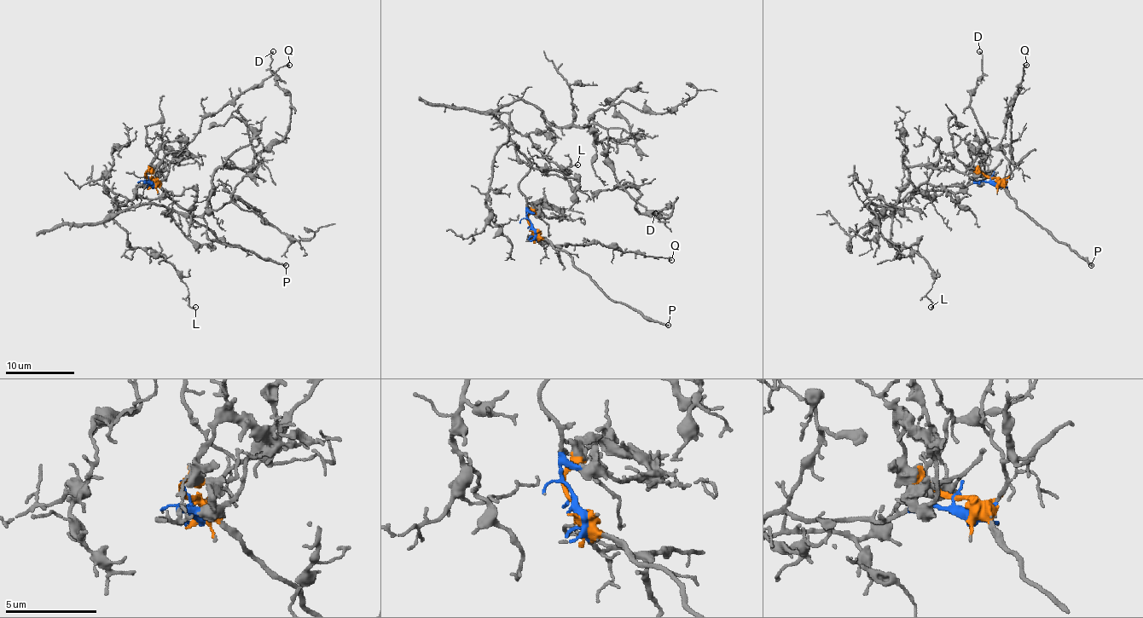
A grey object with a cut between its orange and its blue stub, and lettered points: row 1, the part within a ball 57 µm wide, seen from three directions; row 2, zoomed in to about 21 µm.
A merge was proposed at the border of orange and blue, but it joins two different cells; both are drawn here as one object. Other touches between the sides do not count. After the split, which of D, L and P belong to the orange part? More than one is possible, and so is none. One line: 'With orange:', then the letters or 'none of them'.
With orange: P

